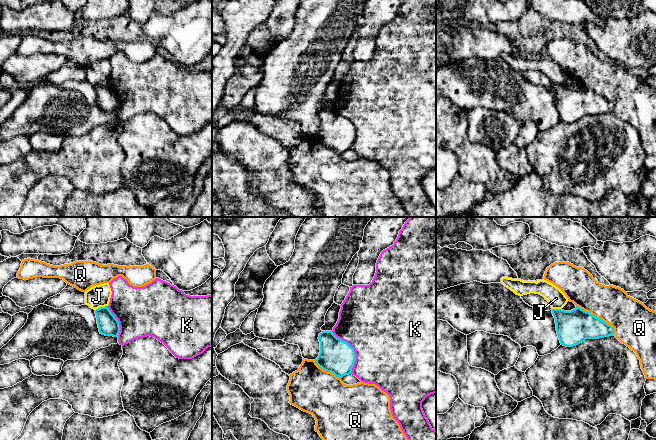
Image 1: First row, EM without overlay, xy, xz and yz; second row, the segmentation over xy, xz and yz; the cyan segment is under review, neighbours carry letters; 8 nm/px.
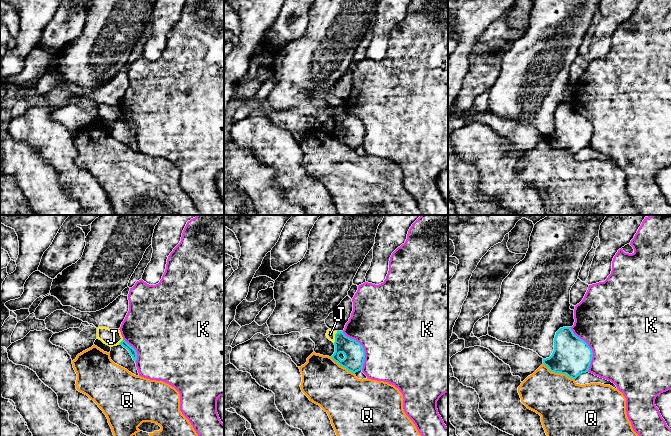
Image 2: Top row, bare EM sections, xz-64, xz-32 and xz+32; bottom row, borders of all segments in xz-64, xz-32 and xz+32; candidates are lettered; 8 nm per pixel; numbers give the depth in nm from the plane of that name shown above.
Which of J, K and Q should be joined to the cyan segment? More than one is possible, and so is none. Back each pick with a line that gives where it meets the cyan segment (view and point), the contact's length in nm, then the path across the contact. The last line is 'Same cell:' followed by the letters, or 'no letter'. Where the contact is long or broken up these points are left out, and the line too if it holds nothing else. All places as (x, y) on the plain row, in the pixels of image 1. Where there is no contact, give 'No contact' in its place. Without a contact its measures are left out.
Same cell: no letter

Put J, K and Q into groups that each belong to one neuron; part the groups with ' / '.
J / K / Q

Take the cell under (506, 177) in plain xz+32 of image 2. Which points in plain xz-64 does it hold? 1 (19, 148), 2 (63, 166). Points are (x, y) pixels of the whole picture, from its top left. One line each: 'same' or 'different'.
1: different
2: same

